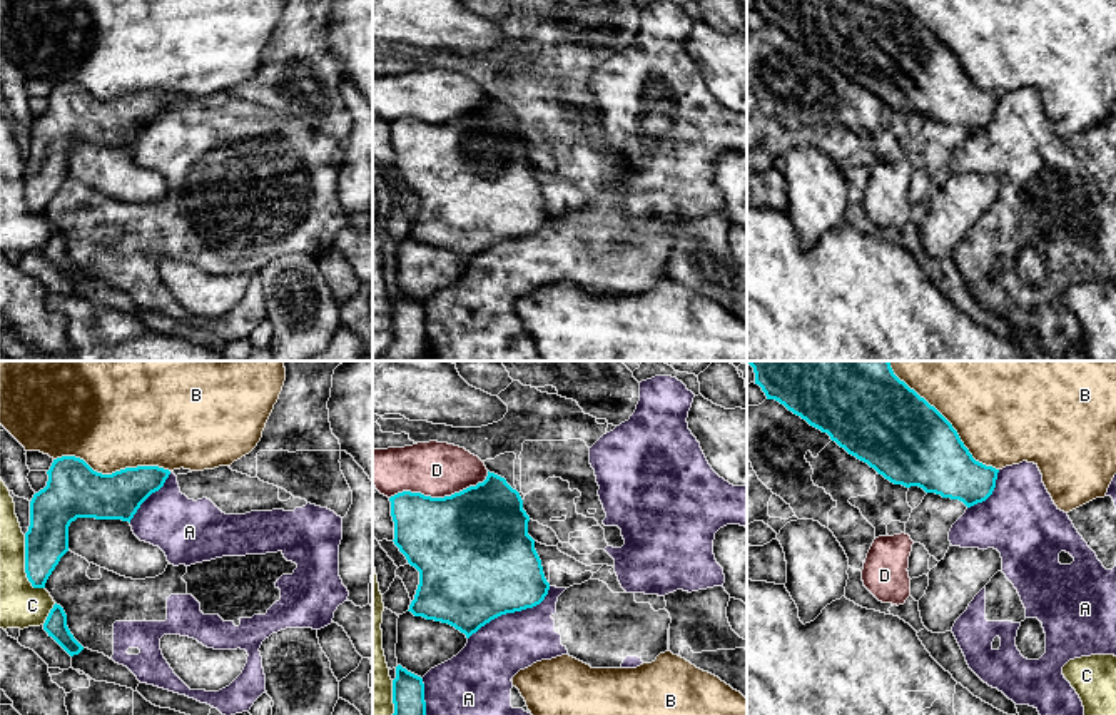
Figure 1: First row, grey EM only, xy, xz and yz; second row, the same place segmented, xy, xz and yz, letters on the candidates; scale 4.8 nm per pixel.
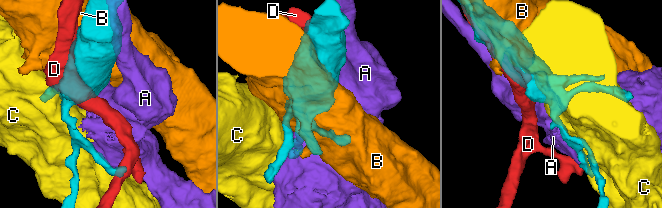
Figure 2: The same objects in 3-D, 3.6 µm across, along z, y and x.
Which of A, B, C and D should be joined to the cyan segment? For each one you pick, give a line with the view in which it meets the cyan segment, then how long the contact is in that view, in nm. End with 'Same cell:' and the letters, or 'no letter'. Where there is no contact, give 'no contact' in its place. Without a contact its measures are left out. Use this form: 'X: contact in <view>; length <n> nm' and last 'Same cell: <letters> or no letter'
Same cell: no letter

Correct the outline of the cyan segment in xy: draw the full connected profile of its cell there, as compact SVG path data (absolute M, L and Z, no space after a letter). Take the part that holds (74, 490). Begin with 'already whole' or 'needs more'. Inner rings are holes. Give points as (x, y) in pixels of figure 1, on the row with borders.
already whole; M62 456L47 471L48 481L30 501L30 526L25 533L25 573L33 588L45 583L68 551L68 526L77 518L134 518L140 505L159 491L170 471L137 466L102 474L84 459Z

